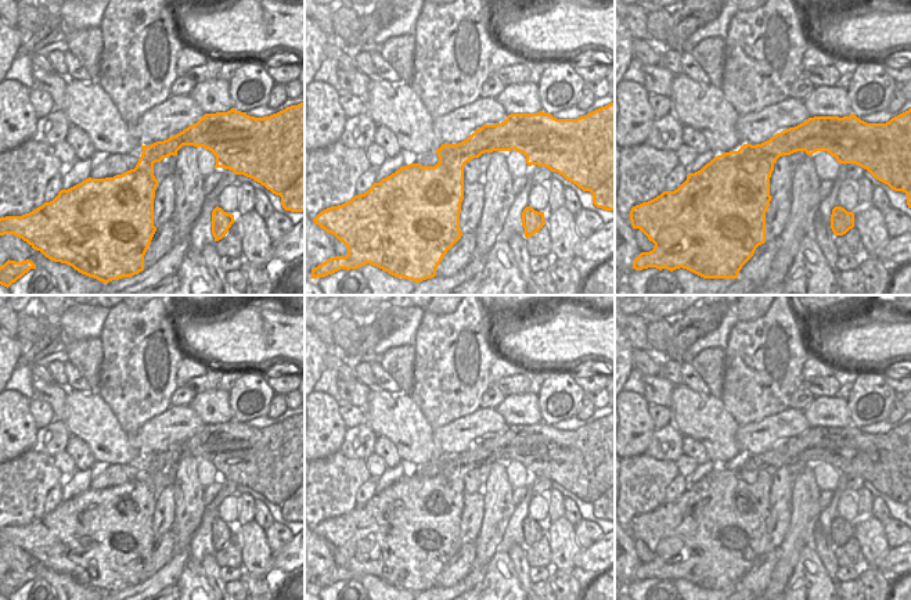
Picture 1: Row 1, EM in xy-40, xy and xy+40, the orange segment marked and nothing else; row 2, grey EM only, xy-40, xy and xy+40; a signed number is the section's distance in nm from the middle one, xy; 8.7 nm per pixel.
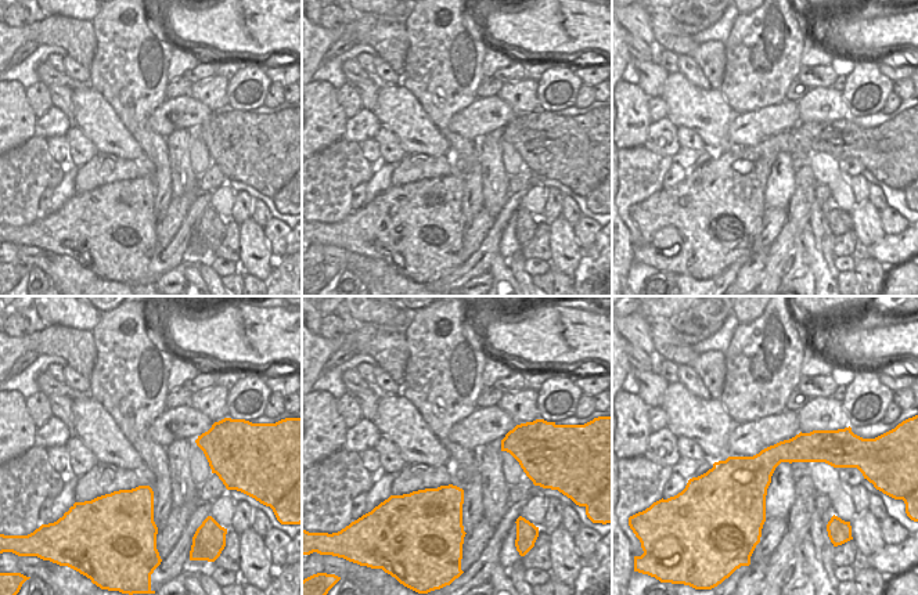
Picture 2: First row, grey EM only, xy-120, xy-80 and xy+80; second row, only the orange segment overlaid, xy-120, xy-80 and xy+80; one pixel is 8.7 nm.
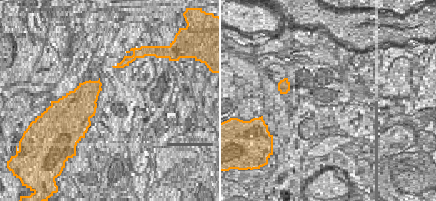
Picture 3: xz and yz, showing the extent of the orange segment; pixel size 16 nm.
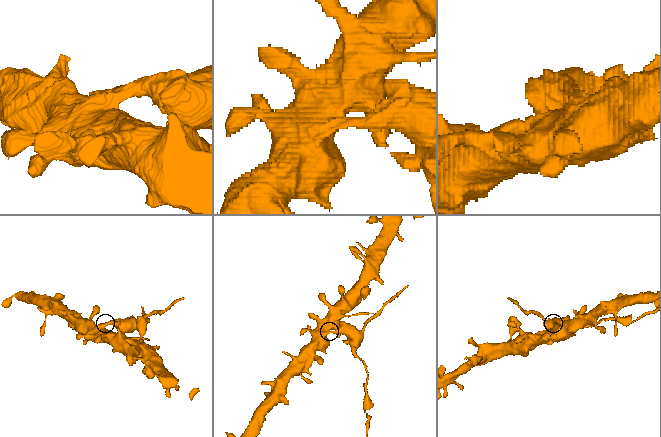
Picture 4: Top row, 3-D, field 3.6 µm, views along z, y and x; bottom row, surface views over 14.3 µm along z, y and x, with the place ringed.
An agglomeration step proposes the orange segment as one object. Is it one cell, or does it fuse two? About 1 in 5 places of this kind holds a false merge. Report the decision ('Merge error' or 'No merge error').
Merge error.

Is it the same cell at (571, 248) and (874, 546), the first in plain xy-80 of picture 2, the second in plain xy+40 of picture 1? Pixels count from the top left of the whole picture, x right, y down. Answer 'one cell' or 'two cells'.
one cell

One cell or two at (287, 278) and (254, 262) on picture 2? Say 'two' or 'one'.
two

